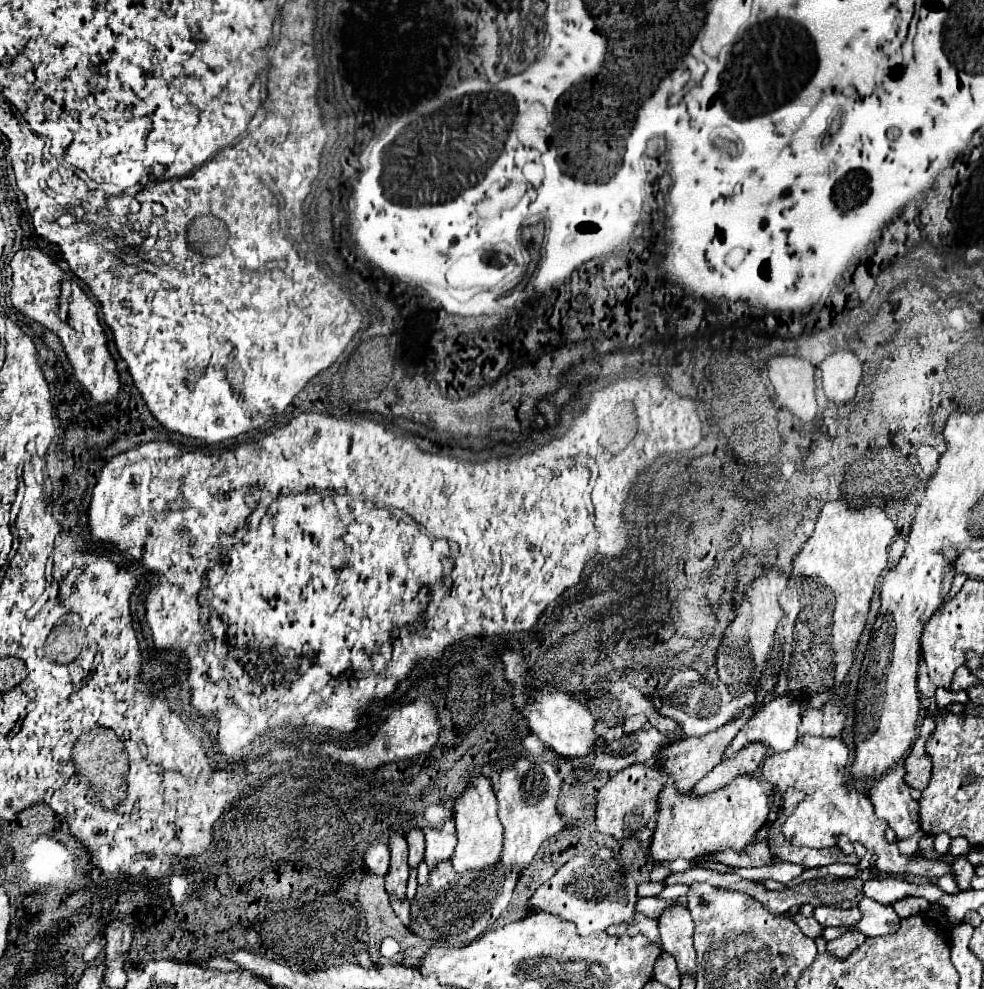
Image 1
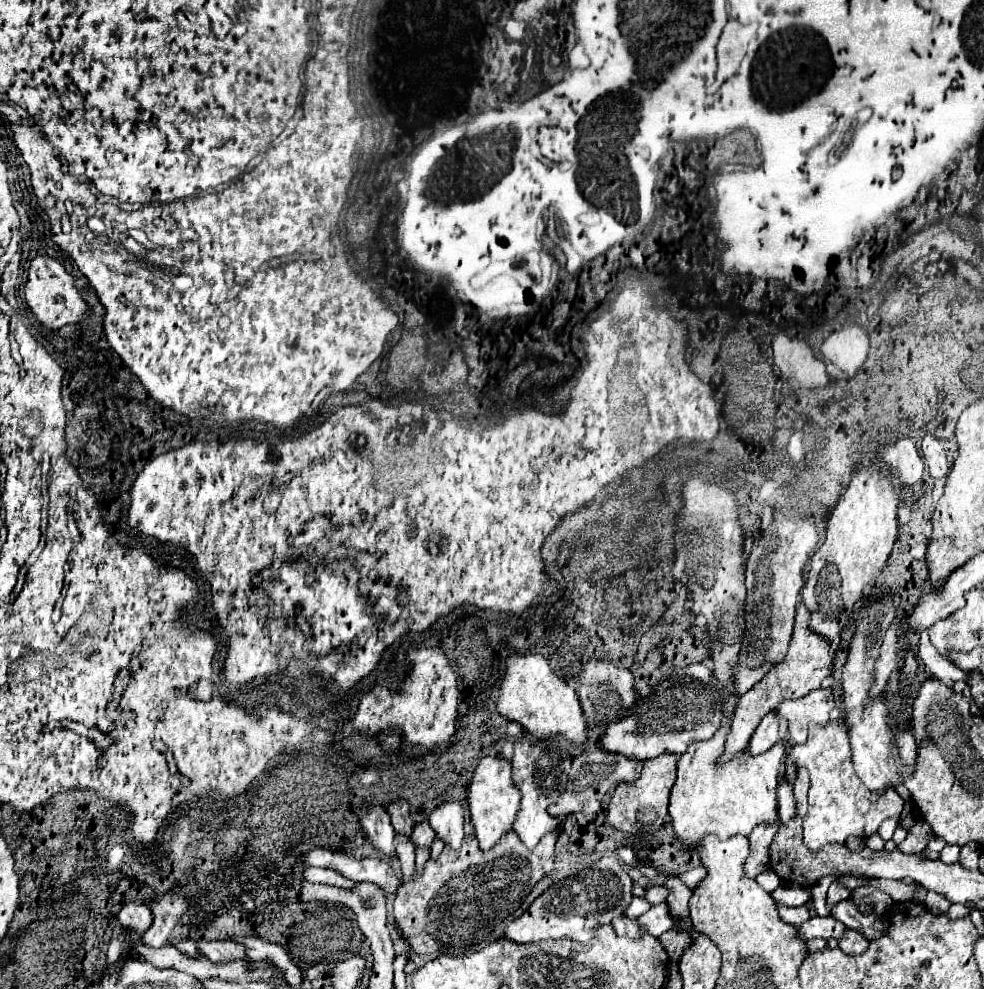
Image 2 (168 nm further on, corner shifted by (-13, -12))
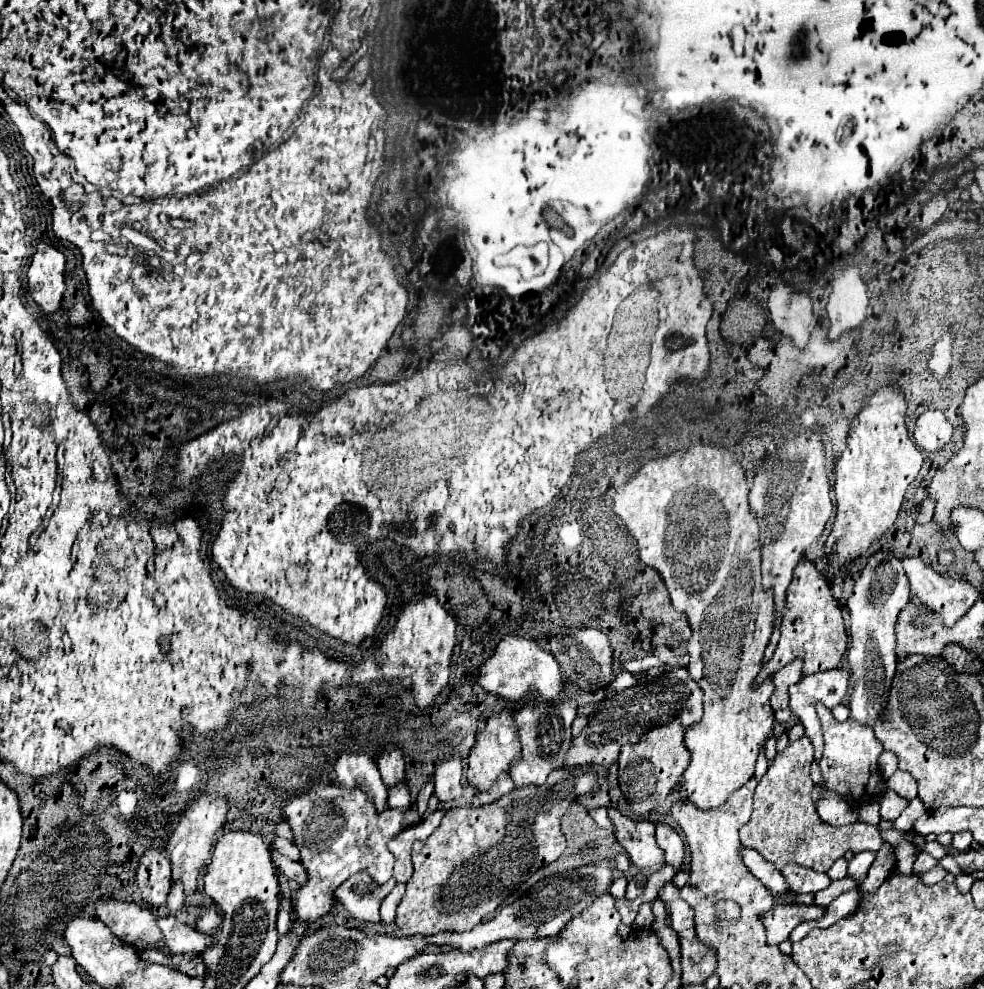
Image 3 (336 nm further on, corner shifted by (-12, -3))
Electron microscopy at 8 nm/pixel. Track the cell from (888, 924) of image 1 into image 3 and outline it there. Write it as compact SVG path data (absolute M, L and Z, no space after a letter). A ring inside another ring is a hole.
M786 864L782 868L782 874L786 878L786 884L792 892L802 894L802 892L818 892L830 886L830 878L826 874L814 872L812 868L804 868L800 864Z

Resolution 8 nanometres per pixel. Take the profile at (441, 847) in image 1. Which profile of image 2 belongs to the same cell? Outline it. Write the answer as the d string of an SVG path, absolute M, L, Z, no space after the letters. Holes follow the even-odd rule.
M449 801L437 807L431 813L429 823L447 847L451 847L453 851L461 849L465 841L465 829L463 829L463 807L457 801Z

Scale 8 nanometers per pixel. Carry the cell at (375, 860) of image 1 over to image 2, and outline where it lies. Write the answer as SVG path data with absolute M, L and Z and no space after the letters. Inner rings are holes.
M381 807L363 809L361 811L361 825L363 825L365 837L373 843L373 847L381 855L395 857L395 845L393 845L395 831L393 831L393 825L391 825L385 809L381 809Z

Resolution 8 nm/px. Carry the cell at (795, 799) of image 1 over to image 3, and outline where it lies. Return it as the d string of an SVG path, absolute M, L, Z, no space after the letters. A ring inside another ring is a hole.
M806 736L788 742L784 752L776 752L772 766L768 766L766 776L754 794L754 812L750 820L740 830L740 842L748 848L758 850L766 860L770 860L778 870L782 864L794 860L816 872L828 872L834 860L842 858L846 852L878 852L882 838L876 826L868 822L854 822L848 826L830 826L820 820L812 804L812 744Z

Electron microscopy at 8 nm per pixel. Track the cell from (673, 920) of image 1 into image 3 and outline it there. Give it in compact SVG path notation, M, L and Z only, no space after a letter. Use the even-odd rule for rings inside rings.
M658 822L656 824L656 840L658 840L658 846L666 854L666 862L680 868L682 858L684 858L684 844L682 844L680 834L670 824Z

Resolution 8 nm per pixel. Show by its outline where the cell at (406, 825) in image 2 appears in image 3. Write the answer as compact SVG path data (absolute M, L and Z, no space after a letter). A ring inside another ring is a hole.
M396 744L386 746L378 756L376 764L386 786L394 786L396 782L404 780L404 758L402 758L402 750Z

